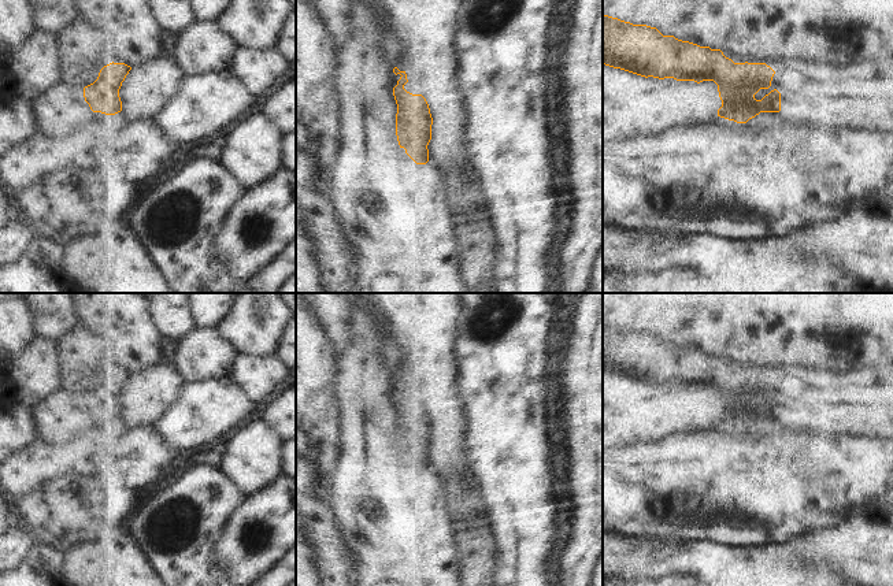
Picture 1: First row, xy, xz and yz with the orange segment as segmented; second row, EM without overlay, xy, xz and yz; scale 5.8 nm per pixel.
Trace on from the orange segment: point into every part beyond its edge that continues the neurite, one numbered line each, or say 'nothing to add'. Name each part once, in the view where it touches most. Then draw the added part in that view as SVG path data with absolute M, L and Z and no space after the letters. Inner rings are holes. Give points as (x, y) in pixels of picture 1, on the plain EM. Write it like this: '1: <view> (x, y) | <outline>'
1: xz (393, 483) | M400 455L394 468L382 472L379 497L393 511L427 512L434 505L433 500L411 500L407 497L407 486L416 482L416 470Z

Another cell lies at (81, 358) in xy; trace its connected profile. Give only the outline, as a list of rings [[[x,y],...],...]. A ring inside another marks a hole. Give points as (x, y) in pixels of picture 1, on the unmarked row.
[[[77,324],[56,342],[62,368],[62,389],[73,394],[93,390],[100,377],[112,370],[103,342],[85,326]]]

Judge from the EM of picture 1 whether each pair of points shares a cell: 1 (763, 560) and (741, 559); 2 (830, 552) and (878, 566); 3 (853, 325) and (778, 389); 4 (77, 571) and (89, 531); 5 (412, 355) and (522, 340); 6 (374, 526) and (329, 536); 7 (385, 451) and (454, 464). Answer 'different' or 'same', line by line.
1: same
2: same
3: different
4: different
5: different
6: different
7: different

